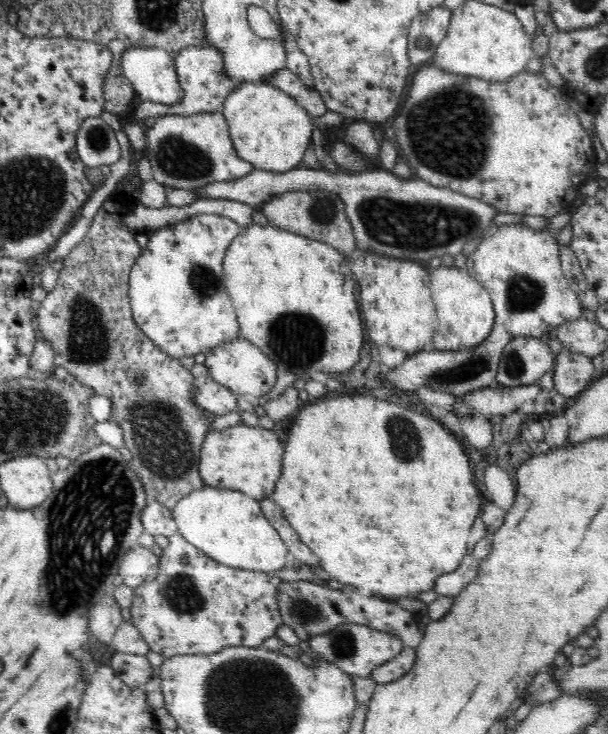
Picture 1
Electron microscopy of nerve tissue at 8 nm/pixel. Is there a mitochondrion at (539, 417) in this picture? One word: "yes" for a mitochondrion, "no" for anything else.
no

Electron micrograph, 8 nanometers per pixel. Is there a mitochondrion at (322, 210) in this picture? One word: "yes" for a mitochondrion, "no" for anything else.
yes

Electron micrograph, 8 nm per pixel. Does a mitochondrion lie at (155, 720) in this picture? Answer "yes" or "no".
no

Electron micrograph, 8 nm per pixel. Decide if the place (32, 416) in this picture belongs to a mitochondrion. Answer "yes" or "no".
yes

